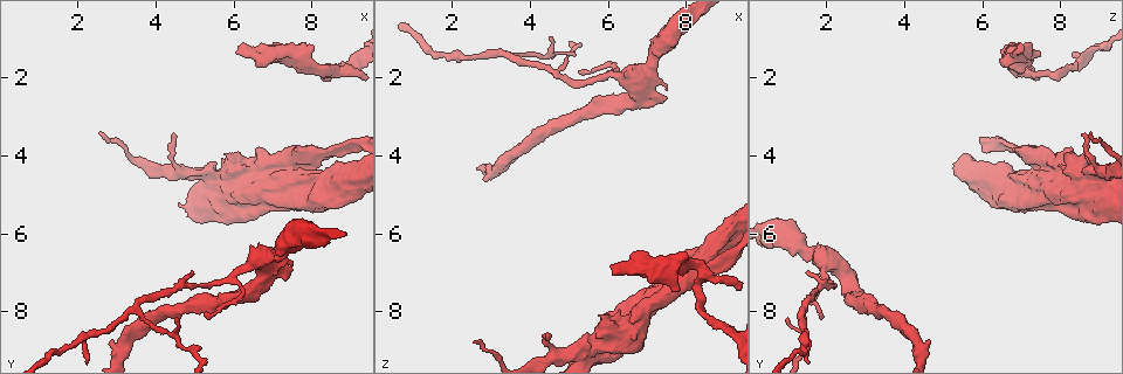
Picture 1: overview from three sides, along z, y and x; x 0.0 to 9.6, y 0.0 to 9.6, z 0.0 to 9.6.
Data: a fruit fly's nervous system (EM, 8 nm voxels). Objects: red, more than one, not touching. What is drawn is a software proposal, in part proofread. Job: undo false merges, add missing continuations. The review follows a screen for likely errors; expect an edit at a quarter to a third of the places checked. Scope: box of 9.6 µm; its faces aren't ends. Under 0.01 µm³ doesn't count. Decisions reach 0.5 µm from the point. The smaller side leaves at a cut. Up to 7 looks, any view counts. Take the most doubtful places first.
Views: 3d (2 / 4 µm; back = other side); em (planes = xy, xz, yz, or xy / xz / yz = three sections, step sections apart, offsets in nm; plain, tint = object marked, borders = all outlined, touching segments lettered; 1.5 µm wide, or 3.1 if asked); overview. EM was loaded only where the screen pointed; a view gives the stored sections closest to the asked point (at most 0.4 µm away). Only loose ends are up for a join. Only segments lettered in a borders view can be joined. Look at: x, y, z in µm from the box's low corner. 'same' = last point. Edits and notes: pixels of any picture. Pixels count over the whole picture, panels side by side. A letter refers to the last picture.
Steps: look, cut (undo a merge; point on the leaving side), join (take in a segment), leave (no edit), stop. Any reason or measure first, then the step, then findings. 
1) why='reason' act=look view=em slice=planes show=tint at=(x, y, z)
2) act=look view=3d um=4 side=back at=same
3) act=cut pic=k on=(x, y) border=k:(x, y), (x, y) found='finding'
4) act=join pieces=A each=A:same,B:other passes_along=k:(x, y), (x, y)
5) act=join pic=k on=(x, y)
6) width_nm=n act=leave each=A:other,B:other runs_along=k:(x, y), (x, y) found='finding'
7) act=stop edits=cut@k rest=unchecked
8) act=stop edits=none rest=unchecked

why='an open end' act=look view=em slice=yz step=8 show=borders at=(7.55, 6.85, 2.30)

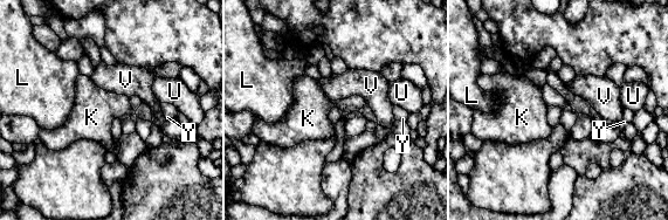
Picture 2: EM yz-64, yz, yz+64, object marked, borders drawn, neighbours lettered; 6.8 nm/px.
act=look view=em slice=planes show=borders at=same

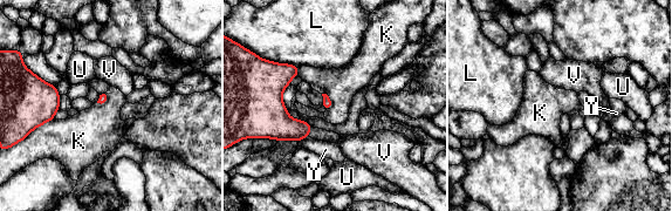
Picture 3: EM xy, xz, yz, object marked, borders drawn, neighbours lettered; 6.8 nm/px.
act=leave each=K:other,L:other,U:other,V:other,Y:other found='none of them fits'

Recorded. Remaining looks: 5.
why='tapers out' act=look view=3d um=4 at=(4.95, 6.95, 1.55)

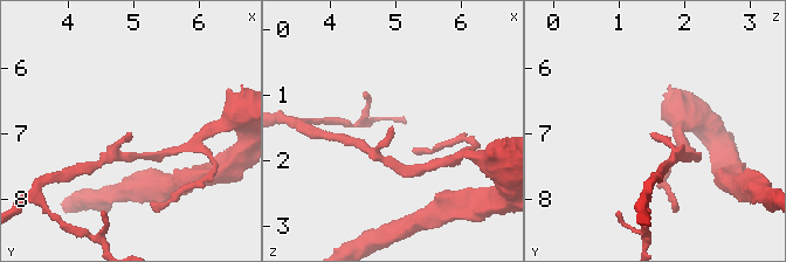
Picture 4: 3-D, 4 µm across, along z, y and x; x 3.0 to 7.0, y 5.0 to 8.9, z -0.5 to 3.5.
act=look view=em slice=planes show=borders at=(5.00, 7.00, 1.55)

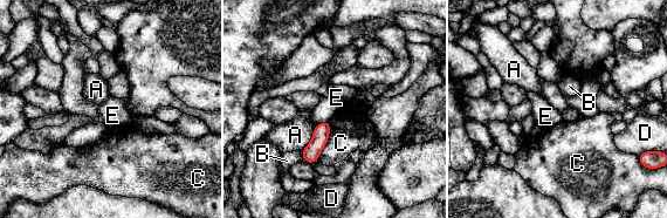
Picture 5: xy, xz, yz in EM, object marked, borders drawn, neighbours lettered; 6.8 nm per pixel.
act=leave each=A:other,B:other,C:other,D:other,E:other border=5:(330, 123), (328, 141), (317, 159) found='no lettered segment goes on from it'

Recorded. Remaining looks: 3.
why='free end' act=look view=em slice=planes show=borders at=(6.10, 1.30, 7.10)

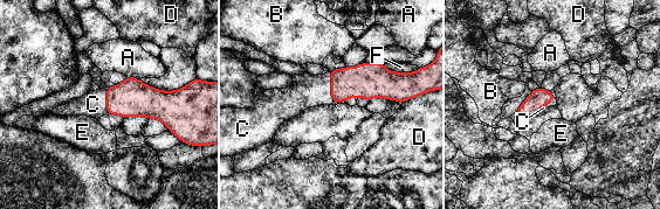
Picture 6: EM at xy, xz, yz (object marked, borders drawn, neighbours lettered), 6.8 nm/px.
act=join pieces=C each=A:other,B:other,C:same,D:other,E:other,F:other found='the cell continues'

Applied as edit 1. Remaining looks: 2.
act=stop edits=join@6 rest=unchecked

